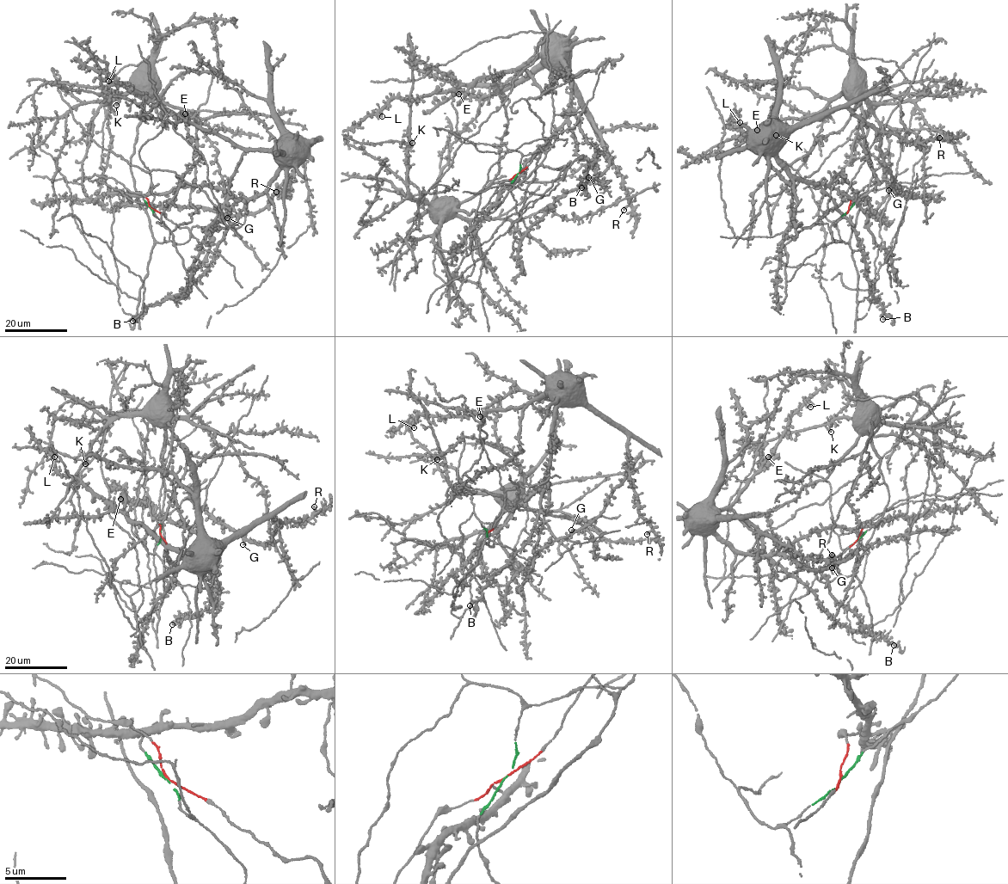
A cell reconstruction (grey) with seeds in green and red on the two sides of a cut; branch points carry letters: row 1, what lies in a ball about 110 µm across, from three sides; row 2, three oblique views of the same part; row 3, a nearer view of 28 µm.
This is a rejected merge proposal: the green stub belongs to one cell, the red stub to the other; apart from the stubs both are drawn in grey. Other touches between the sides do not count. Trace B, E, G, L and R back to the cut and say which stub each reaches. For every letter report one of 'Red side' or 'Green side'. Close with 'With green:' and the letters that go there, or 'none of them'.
B: Red side
E: Red side
G: Red side
L: Red side
R: Red side
With green: none of them

